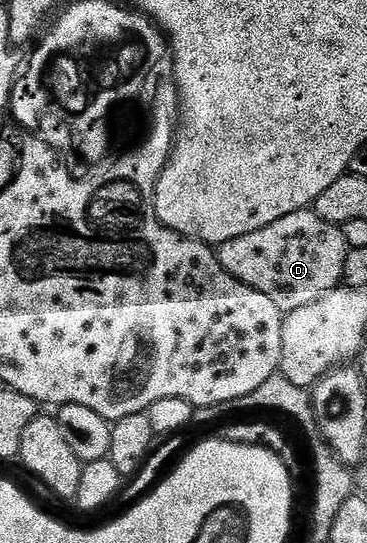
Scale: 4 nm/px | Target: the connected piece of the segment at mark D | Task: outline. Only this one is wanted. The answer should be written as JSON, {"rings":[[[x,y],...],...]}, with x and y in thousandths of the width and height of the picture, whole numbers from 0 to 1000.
{"rings":[[[853,383],[793,390],[793,398],[771,398],[771,405],[749,405],[749,413],[728,413],[728,420],[706,420],[706,427],[640,435],[640,442],[619,442],[589,455],[591,477],[608,494],[619,494],[640,516],[695,530],[695,538],[717,538],[717,545],[733,547],[768,580],[804,575],[804,567],[826,567],[834,560],[858,560],[858,552],[921,532],[940,508],[940,481],[951,462],[926,416],[880,405],[880,398],[869,398]]]}

